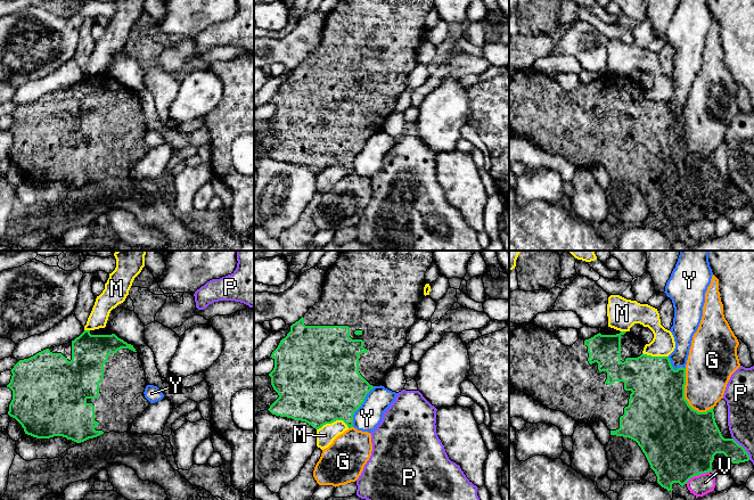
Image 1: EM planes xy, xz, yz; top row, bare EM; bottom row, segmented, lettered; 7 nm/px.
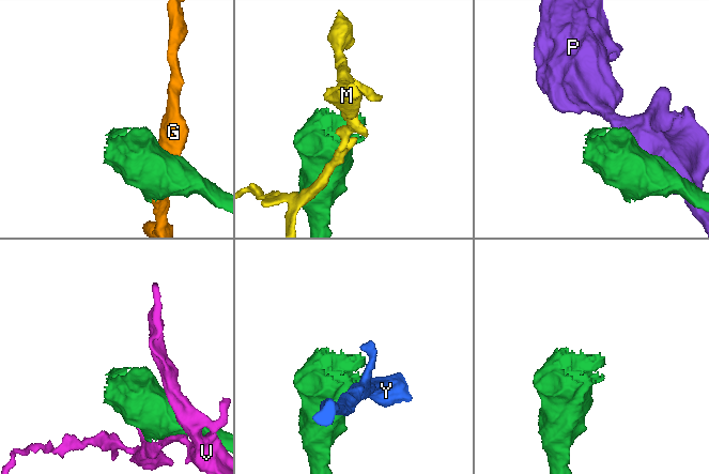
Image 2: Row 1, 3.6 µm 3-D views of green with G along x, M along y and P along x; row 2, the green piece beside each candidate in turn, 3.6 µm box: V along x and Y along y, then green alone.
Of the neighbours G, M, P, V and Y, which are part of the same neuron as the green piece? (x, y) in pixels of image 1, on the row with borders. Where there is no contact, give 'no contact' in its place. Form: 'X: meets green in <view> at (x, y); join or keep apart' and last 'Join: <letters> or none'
G: meets green in yz at (685, 399); keep apart
M: meets green in xz at (333, 421); keep apart
P: meets green in yz at (744, 449); keep apart
V: meets green in yz at (697, 475); keep apart
Y: meets green in xz at (360, 406); keep apart
Join: none

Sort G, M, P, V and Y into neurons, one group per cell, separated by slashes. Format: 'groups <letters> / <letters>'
groups G / M / P / V / Y

